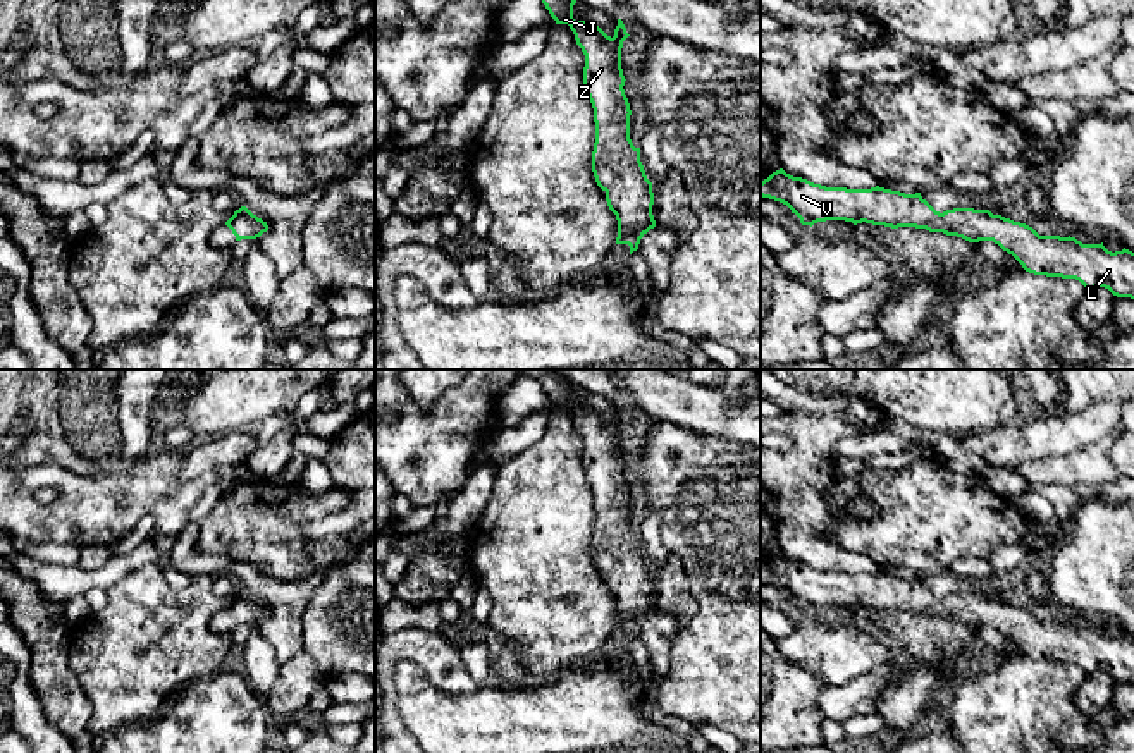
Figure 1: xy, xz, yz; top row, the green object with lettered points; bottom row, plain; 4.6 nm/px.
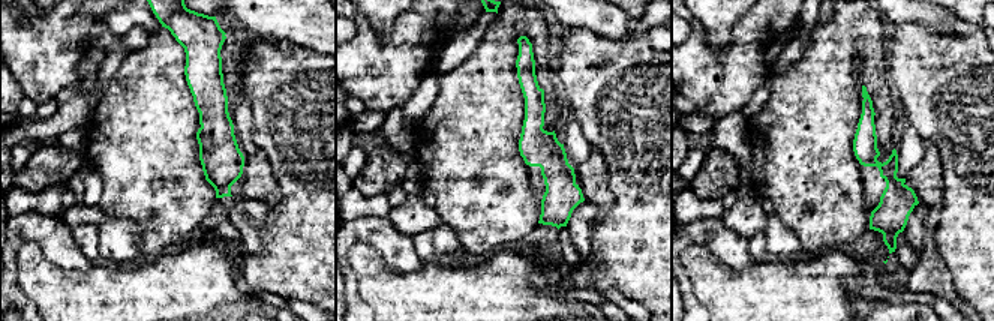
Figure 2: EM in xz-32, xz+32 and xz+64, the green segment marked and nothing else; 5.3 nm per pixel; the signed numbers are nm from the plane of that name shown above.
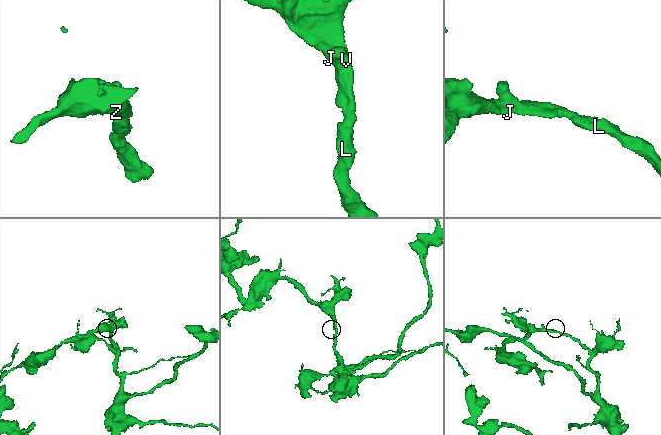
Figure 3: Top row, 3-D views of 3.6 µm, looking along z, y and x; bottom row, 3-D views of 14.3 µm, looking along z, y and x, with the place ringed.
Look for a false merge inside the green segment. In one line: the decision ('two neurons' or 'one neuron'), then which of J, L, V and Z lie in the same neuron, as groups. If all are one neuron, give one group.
one neuron; J L V Z

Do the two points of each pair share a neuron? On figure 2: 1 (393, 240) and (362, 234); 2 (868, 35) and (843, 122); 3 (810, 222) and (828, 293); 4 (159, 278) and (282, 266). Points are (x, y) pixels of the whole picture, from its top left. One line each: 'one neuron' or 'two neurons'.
1: one neuron
2: one neuron
3: two neurons
4: two neurons

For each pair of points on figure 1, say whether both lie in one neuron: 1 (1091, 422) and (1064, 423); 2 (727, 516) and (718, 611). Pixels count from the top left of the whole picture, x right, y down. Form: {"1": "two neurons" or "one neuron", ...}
{"1": "one neuron", "2": "one neuron"}

